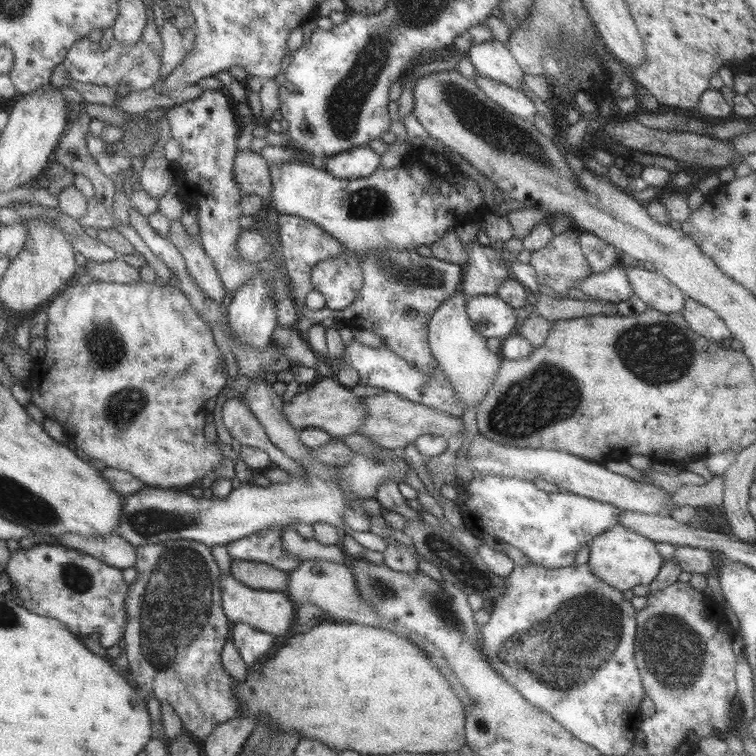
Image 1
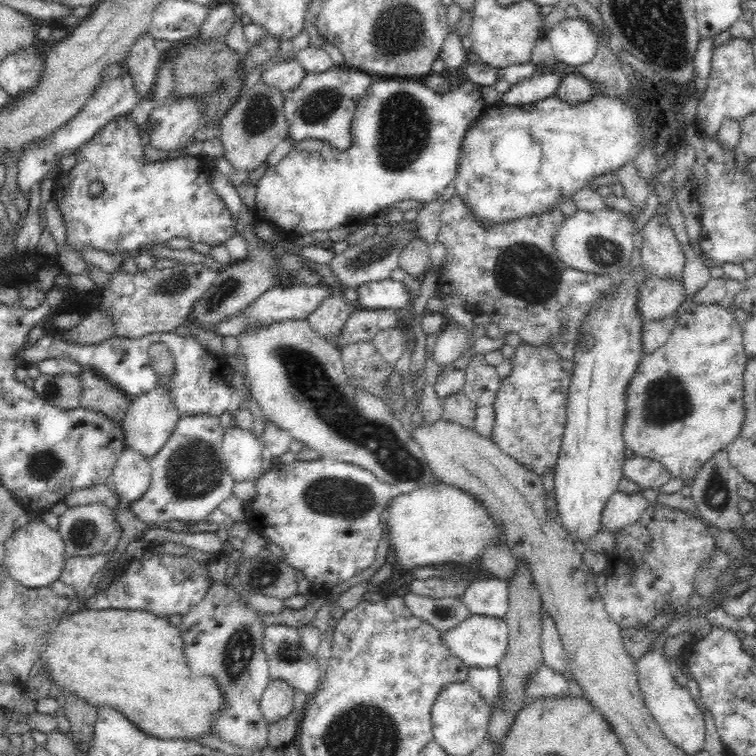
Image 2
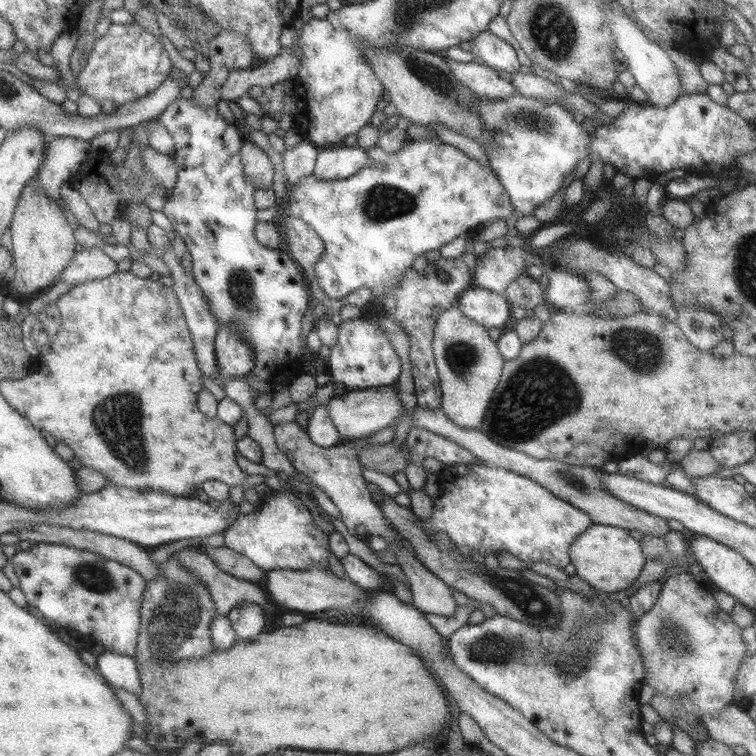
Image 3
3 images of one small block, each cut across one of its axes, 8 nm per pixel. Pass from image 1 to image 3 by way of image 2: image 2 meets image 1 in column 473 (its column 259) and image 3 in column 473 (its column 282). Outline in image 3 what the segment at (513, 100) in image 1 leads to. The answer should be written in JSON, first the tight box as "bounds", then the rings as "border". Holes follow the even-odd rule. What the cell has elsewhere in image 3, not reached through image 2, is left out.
{"bounds":[443,58,517,100],"border":[[[443,58],[446,65],[450,68],[453,78],[457,82],[466,86],[479,99],[483,100],[501,100],[501,98],[509,98],[517,90],[510,85],[510,82],[500,78],[495,69],[470,62],[457,62]]]}

